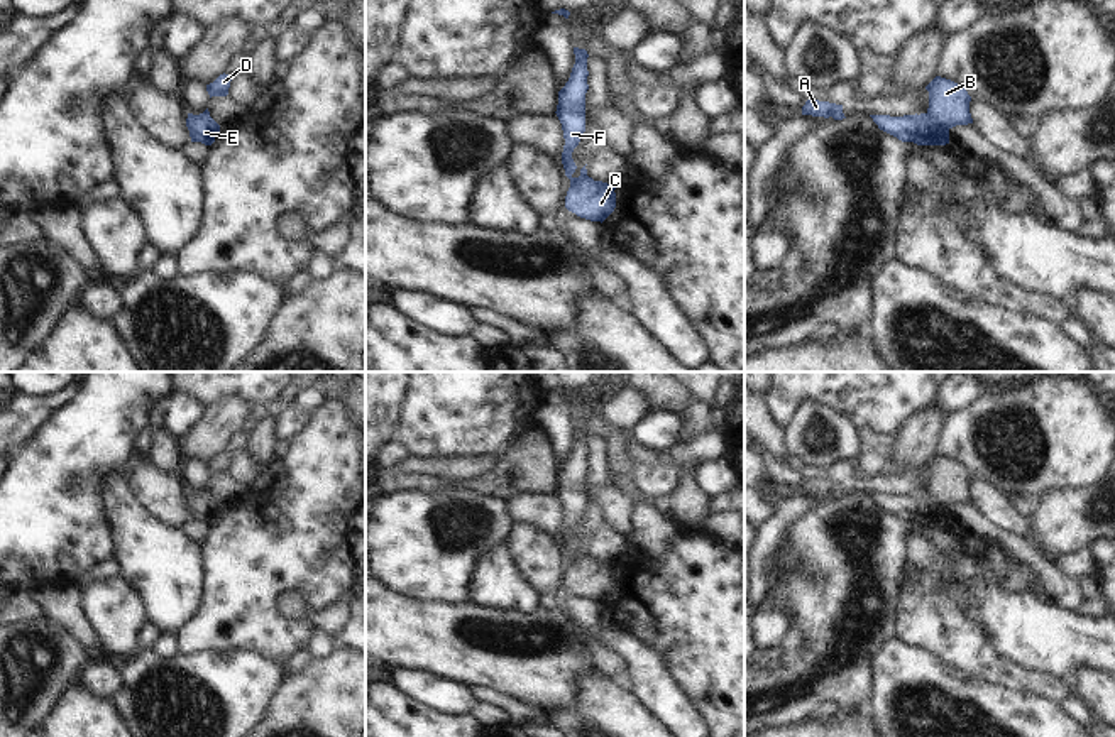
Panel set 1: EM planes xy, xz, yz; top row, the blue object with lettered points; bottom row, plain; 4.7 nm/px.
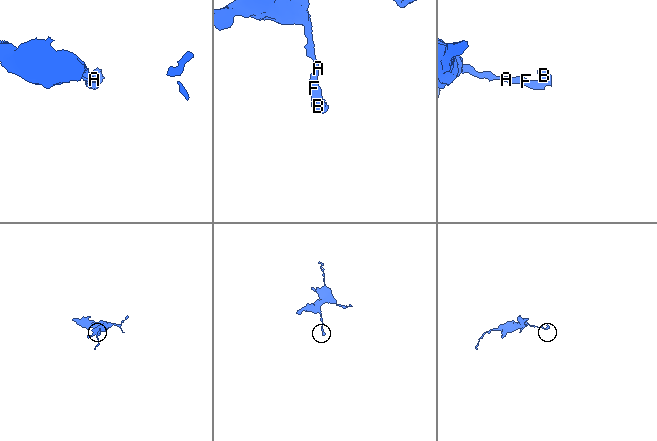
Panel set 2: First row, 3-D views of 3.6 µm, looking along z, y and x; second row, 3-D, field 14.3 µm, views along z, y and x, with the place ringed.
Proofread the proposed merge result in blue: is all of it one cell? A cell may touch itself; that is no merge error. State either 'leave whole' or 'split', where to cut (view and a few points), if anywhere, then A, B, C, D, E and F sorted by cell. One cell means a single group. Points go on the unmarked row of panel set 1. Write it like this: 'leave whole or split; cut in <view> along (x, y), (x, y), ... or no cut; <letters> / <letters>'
split; cut in yz along (926, 492), (948, 509); A E F / B C D

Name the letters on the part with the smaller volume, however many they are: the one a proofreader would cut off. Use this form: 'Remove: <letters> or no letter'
Remove: B, C, D.

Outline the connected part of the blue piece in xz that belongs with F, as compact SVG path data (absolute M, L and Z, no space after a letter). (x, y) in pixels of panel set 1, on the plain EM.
M574 426L575 443L572 446L570 456L565 465L558 470L558 483L557 495L562 502L563 509L563 531L562 543L565 548L565 554L574 558L577 544L572 538L574 527L579 524L584 510L585 510L585 472L589 468L587 463L587 429Z

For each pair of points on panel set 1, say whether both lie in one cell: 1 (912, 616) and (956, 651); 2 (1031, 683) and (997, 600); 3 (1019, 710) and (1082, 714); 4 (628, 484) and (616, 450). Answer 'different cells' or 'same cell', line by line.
1: same cell
2: different cells
3: different cells
4: same cell

